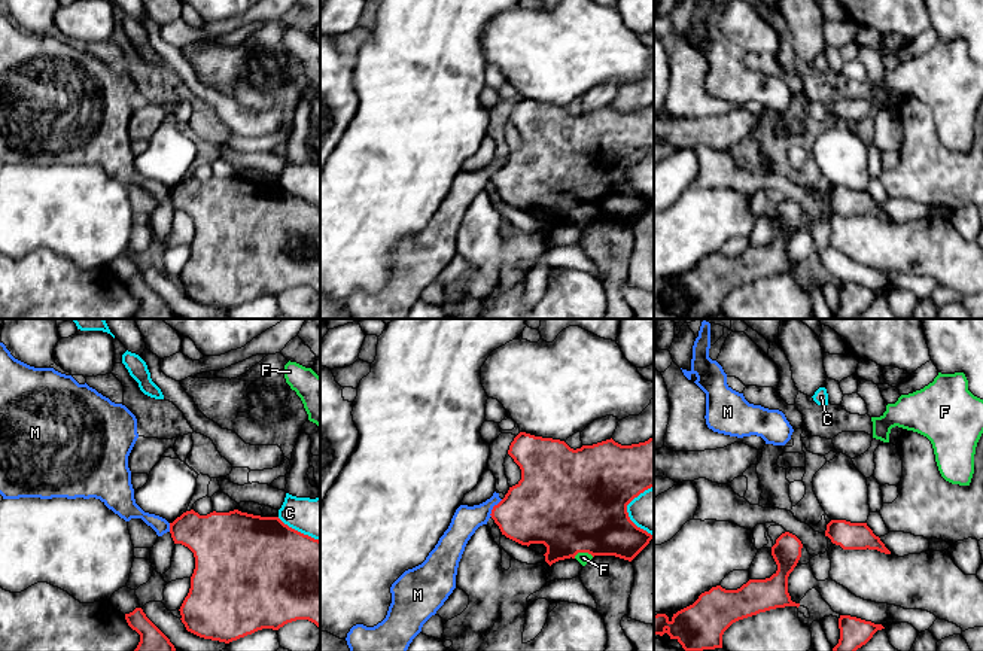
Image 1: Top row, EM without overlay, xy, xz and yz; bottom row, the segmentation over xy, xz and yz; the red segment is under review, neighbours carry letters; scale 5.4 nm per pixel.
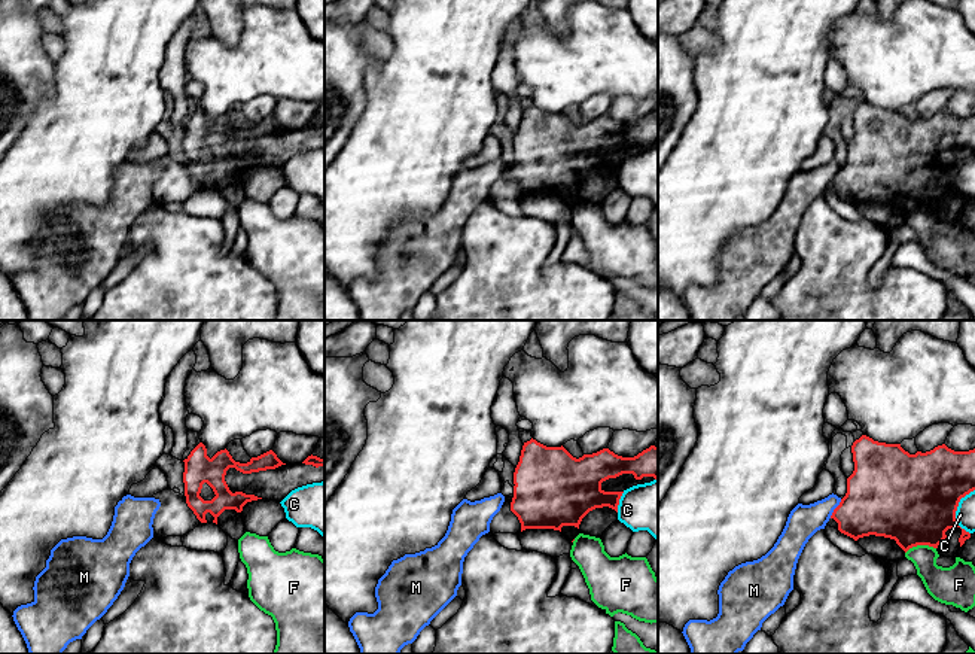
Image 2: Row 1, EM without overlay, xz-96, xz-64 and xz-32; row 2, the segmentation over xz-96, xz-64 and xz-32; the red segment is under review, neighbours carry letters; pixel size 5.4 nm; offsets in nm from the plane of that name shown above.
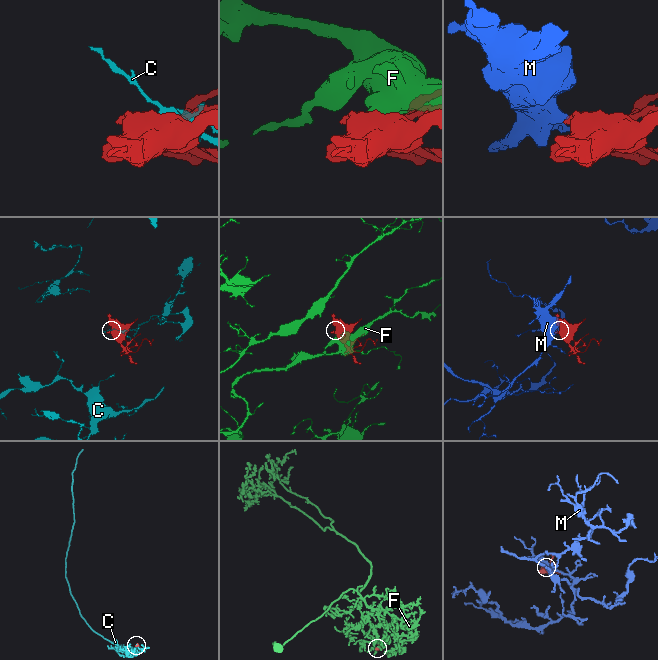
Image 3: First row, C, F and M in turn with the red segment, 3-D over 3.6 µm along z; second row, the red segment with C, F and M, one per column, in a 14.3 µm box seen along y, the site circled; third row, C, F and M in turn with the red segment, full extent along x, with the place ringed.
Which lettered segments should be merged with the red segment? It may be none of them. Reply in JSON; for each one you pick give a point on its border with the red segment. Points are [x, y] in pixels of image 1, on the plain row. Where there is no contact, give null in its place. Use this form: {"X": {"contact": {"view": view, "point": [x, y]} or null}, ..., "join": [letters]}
{"join": []}

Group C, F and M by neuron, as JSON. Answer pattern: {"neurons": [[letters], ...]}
{"neurons": [["C"], ["F"], ["M"]]}

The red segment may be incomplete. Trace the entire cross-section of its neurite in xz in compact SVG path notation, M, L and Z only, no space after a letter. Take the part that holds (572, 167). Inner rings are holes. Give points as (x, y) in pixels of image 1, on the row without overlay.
M520 98L508 121L520 133L521 146L509 153L490 182L506 204L527 213L544 210L550 232L575 225L578 219L632 228L654 206L627 179L634 164L654 153L654 103L632 112L611 104L573 116L564 107Z

